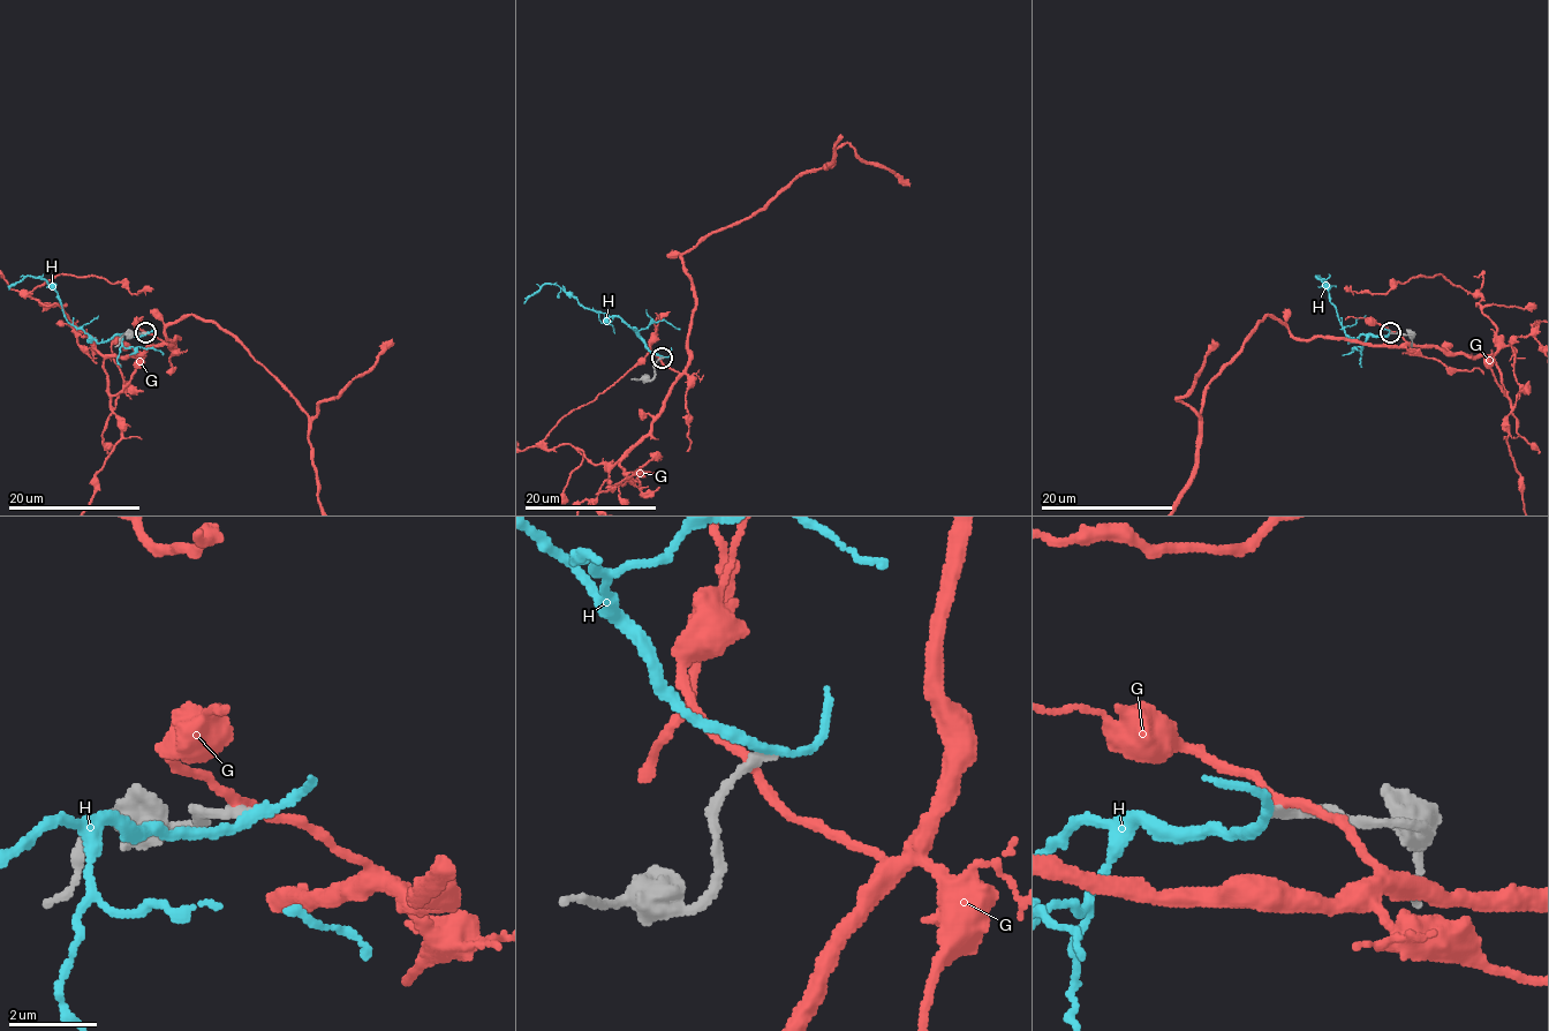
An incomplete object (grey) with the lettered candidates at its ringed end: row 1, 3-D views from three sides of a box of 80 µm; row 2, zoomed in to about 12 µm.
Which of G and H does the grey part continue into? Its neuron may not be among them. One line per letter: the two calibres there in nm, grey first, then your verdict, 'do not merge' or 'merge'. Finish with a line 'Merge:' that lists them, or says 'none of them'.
G: 240 nm thick on the grey side, 200 nm on the other; do not merge
H: 220 nm thick on the grey side, 200 nm on the other; merge
Merge: H

